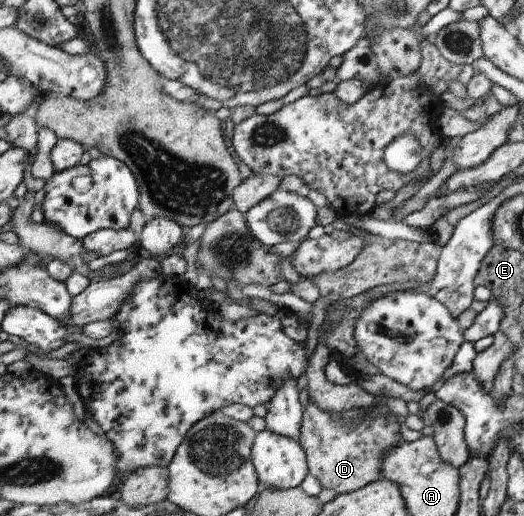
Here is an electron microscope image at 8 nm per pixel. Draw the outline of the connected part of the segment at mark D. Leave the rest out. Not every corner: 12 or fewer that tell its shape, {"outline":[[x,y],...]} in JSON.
{"outline":[[309,401],[299,444],[322,489],[352,493],[382,478],[402,441],[396,417],[364,418]]}

